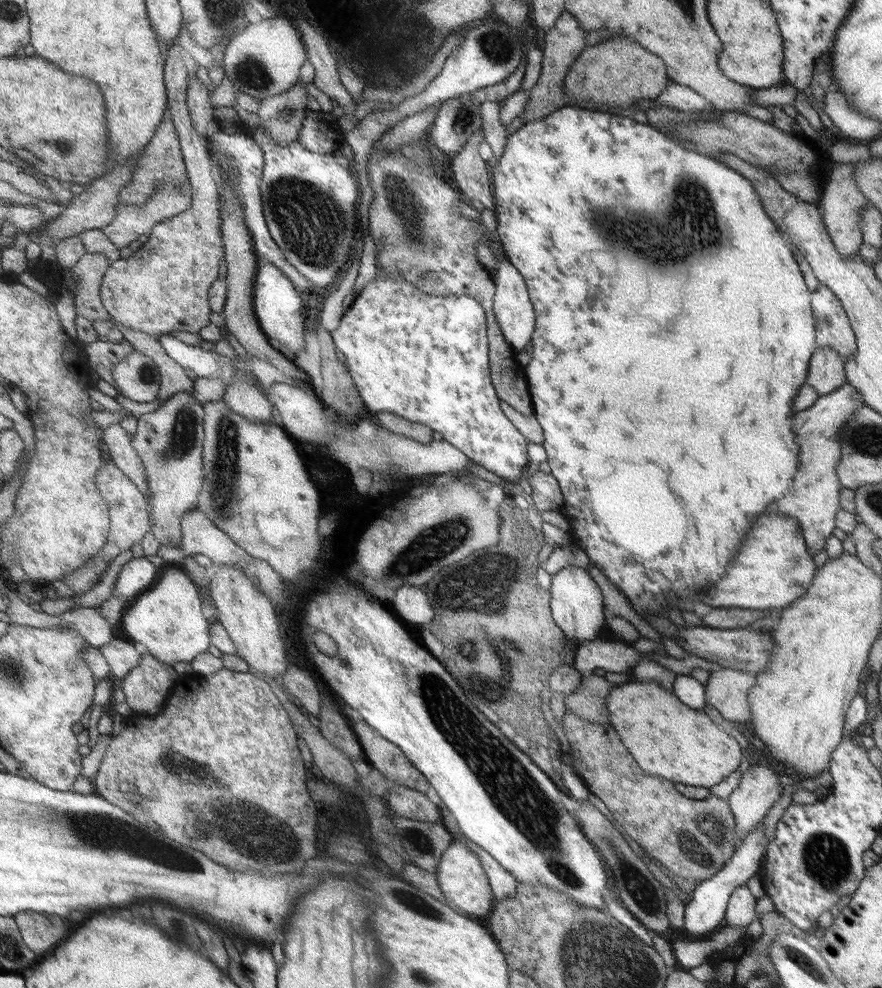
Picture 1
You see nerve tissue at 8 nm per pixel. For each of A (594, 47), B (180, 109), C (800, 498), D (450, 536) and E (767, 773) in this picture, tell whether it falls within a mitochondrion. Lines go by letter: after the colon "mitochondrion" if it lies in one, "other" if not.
A: other
B: other
C: other
D: mitochondrion
E: other

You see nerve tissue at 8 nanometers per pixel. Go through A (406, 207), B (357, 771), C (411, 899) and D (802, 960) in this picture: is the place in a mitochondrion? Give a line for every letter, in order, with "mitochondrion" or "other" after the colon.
A: mitochondrion
B: other
C: mitochondrion
D: mitochondrion

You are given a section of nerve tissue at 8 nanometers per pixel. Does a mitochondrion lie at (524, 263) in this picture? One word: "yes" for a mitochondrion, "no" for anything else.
no

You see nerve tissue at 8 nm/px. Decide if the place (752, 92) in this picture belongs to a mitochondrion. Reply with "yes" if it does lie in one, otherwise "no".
no

